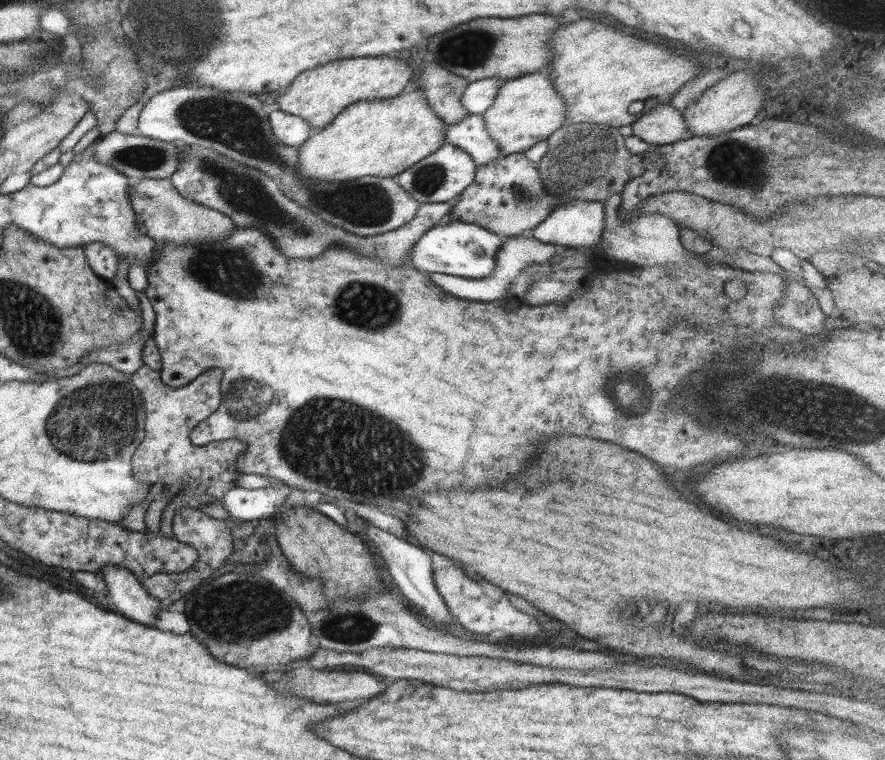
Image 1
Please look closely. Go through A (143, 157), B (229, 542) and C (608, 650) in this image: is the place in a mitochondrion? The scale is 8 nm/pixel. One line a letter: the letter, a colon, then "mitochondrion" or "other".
A: mitochondrion
B: other
C: other

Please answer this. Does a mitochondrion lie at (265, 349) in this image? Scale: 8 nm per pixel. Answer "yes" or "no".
no

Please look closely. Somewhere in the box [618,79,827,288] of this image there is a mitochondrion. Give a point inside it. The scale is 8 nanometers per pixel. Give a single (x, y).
(732, 162)

